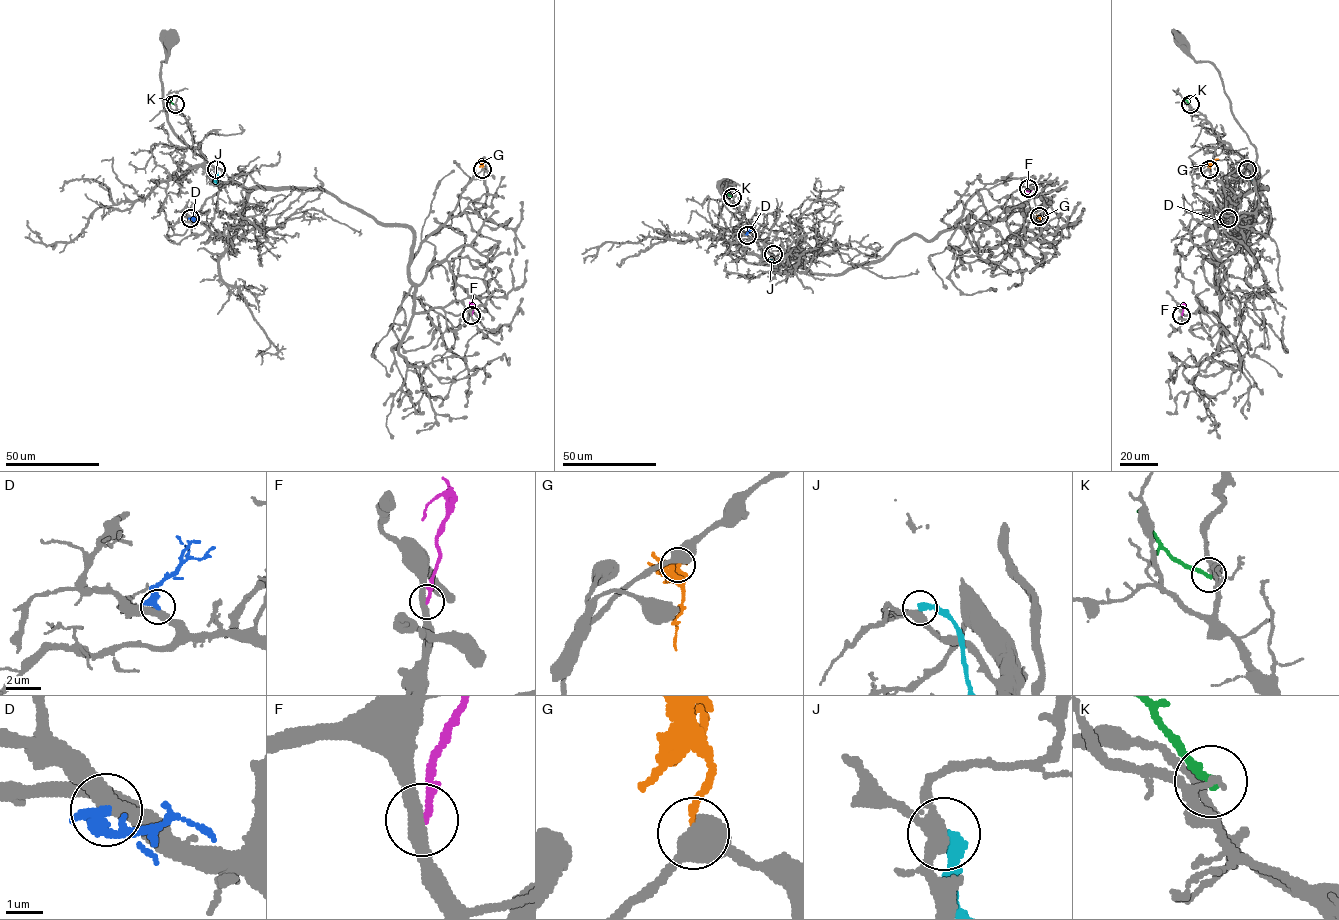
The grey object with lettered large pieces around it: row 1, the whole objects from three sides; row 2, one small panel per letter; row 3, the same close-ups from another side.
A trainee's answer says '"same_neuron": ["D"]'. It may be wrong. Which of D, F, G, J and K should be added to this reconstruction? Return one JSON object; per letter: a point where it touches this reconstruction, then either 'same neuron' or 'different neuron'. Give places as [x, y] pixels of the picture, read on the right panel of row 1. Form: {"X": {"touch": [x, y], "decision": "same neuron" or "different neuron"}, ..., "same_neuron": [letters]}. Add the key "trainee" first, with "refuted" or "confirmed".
{"trainee": "confirmed", "D": {"touch": [1228, 218], "decision": "same neuron"}, "F": {"touch": [1181, 315], "decision": "different neuron"}, "G": {"touch": [1209, 169], "decision": "different neuron"}, "J": {"touch": [1247, 169], "decision": "different neuron"}, "K": {"touch": [1190, 104], "decision": "different neuron"}, "same_neuron": ["D"]}

